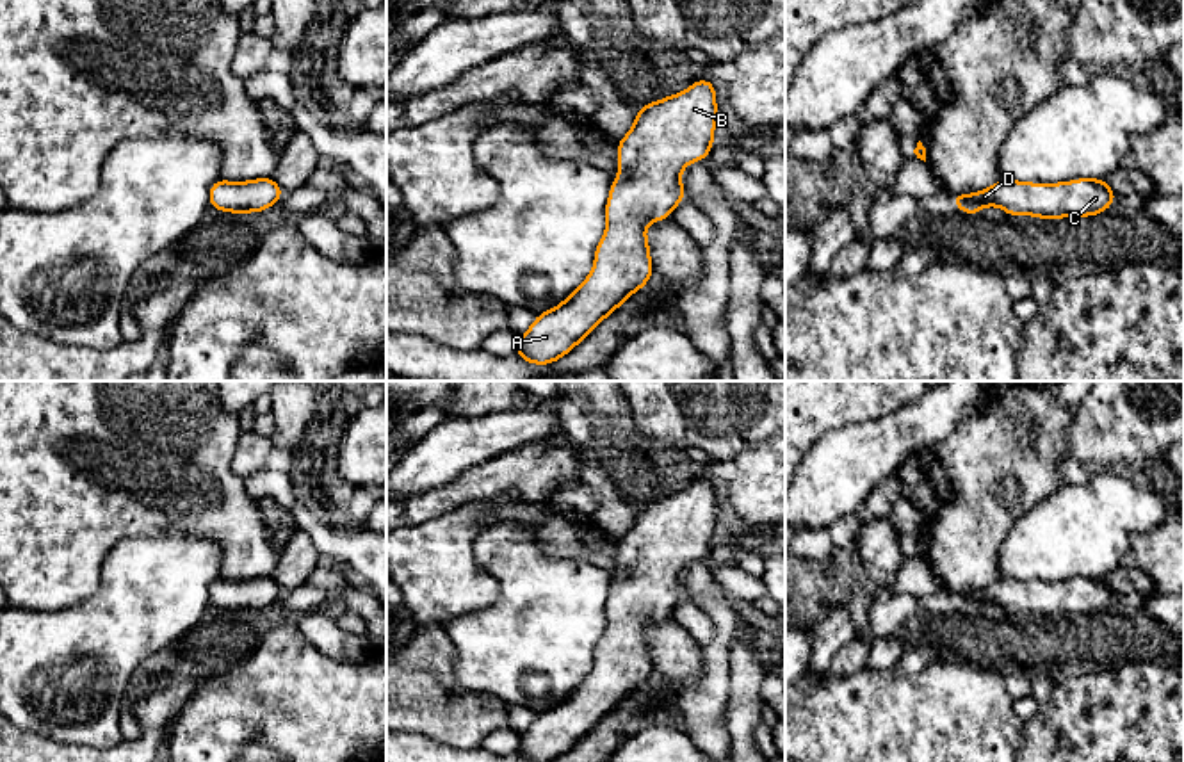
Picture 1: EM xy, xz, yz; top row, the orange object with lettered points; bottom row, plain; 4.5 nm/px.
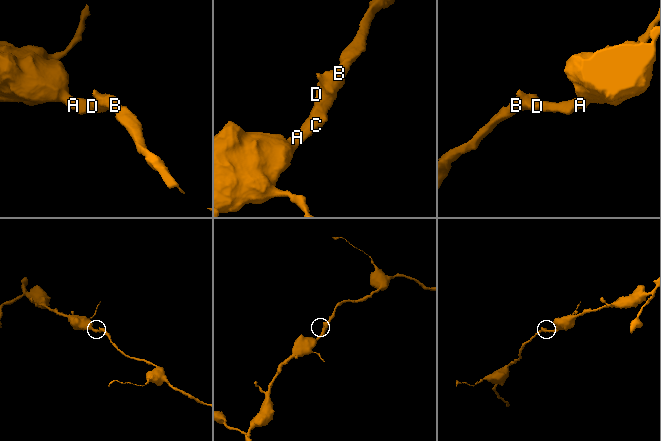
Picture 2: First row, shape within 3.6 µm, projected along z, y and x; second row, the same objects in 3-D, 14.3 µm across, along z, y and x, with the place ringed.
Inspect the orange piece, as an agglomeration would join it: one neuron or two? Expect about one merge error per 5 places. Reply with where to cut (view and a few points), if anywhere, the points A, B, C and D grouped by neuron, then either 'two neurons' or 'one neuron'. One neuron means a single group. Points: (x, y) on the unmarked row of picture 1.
no cut; A B C D; one neuron

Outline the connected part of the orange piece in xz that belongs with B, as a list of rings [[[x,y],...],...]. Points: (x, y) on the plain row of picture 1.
[[[709,477],[694,481],[684,491],[643,504],[632,529],[618,541],[620,575],[611,582],[605,605],[607,628],[595,648],[595,666],[572,694],[557,707],[539,712],[529,730],[520,734],[518,757],[531,762],[554,762],[646,684],[653,666],[645,625],[671,614],[685,596],[680,572],[689,561],[707,557],[714,545],[716,516],[716,490]]]

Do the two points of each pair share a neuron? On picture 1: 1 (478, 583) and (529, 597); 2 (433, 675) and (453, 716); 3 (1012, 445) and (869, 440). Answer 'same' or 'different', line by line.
1: different
2: same
3: different

